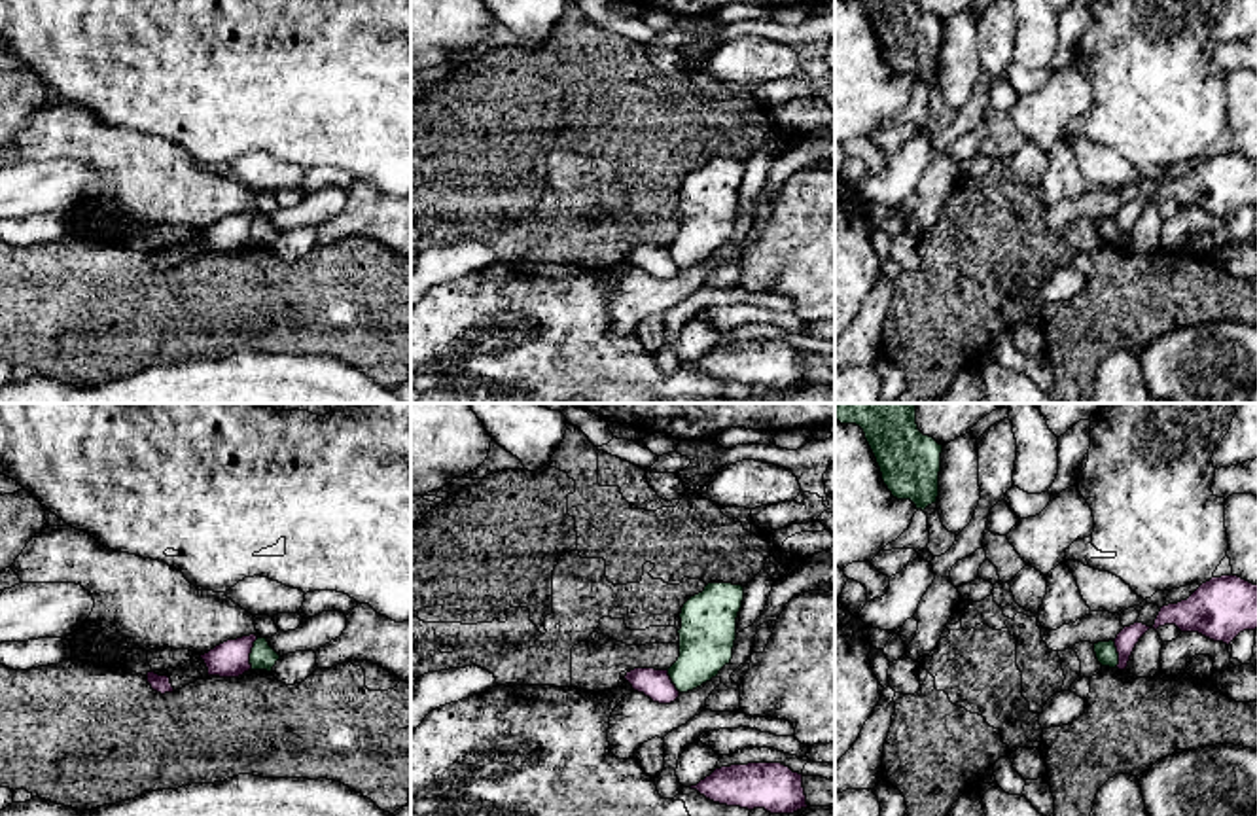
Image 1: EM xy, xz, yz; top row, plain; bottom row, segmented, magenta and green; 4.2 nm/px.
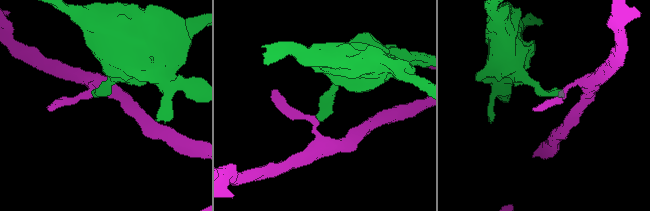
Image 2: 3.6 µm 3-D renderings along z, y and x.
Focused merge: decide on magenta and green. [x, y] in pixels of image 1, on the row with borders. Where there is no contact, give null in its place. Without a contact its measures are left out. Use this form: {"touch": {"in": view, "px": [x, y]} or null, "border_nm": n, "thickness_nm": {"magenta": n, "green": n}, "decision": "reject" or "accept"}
{"touch": {"in": "xy", "px": [250, 652]}, "border_nm": 140, "thickness_nm": {"magenta": 160, "green": 110}, "decision": "reject"}

